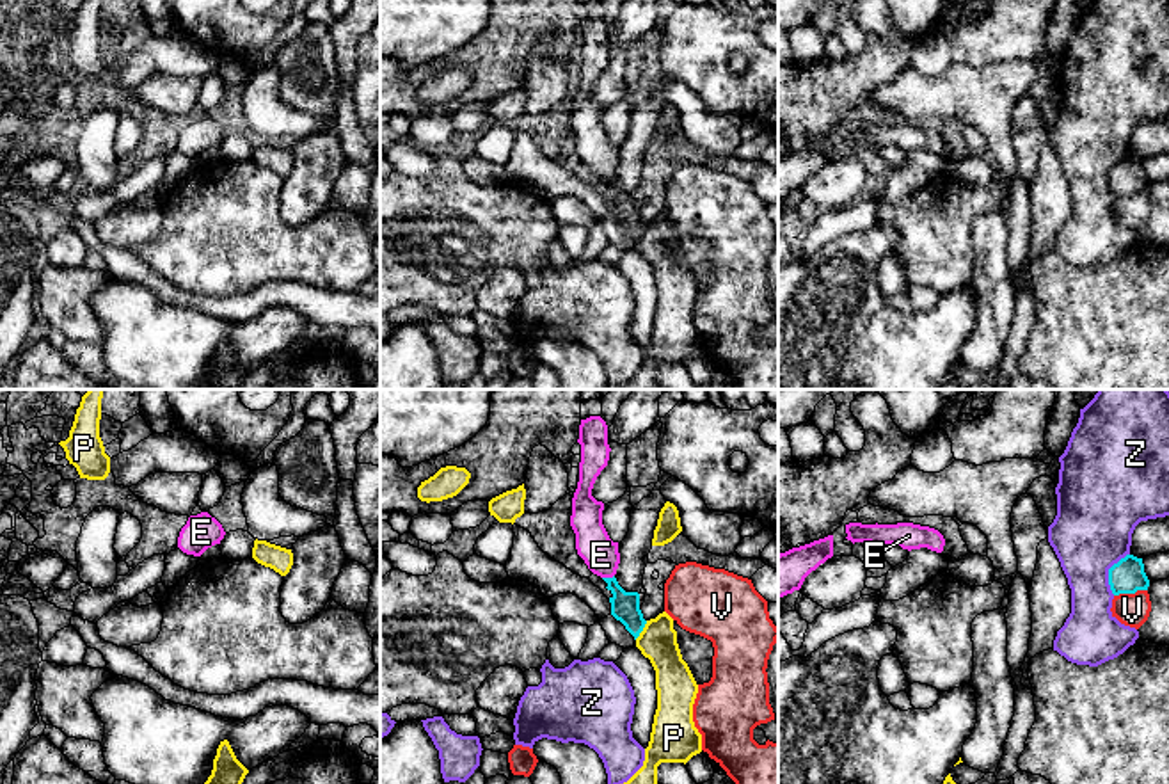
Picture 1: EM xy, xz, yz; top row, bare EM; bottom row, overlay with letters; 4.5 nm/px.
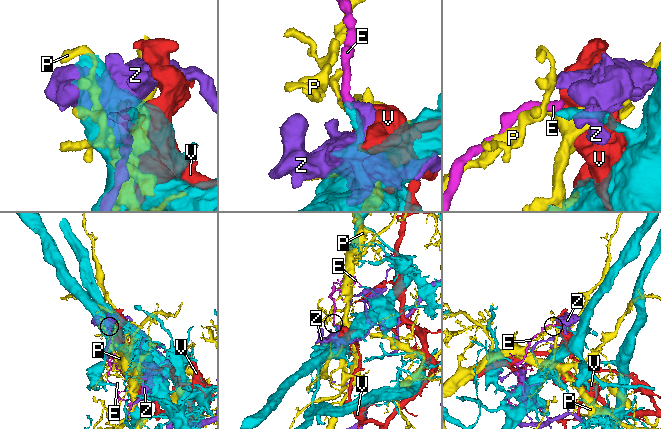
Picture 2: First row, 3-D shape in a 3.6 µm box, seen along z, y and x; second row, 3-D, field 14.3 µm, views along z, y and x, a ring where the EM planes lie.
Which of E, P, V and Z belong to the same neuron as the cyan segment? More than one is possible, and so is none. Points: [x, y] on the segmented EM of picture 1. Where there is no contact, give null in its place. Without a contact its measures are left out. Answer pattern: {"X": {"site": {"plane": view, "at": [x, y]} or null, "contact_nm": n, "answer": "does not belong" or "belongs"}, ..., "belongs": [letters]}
{"E": {"site": {"plane": "xz", "at": [608, 578]}, "contact_nm": 60, "answer": "does not belong"}, "P": {"site": {"plane": "xz", "at": [642, 630]}, "contact_nm": 110, "answer": "does not belong"}, "V": {"site": {"plane": "yz", "at": [1130, 592]}, "contact_nm": 160, "answer": "does not belong"}, "Z": {"site": {"plane": "yz", "at": [1109, 573]}, "contact_nm": 200, "answer": "does not belong"}, "belongs": []}

